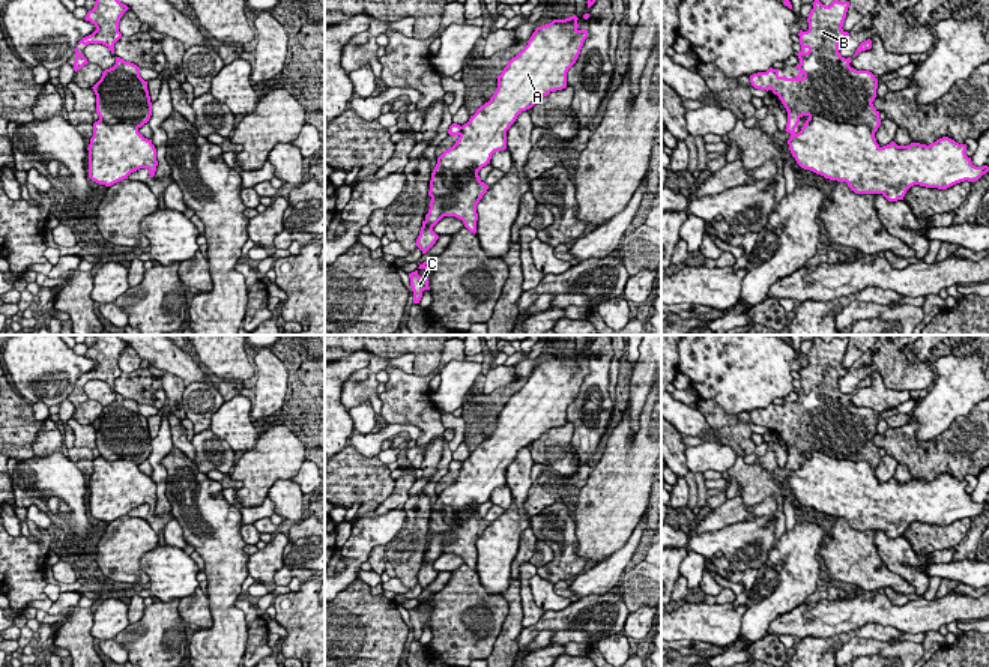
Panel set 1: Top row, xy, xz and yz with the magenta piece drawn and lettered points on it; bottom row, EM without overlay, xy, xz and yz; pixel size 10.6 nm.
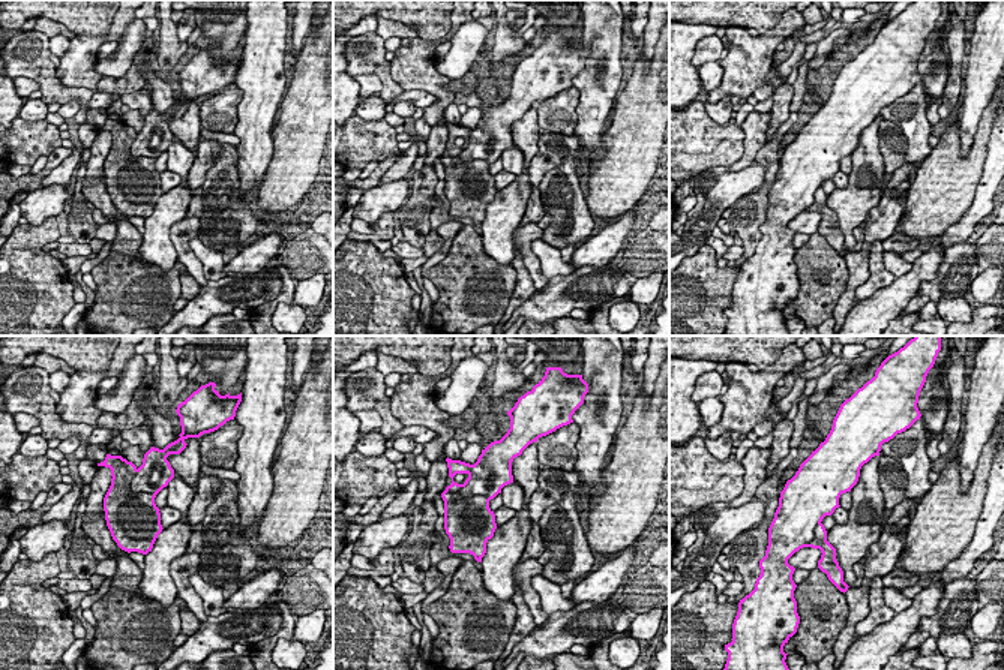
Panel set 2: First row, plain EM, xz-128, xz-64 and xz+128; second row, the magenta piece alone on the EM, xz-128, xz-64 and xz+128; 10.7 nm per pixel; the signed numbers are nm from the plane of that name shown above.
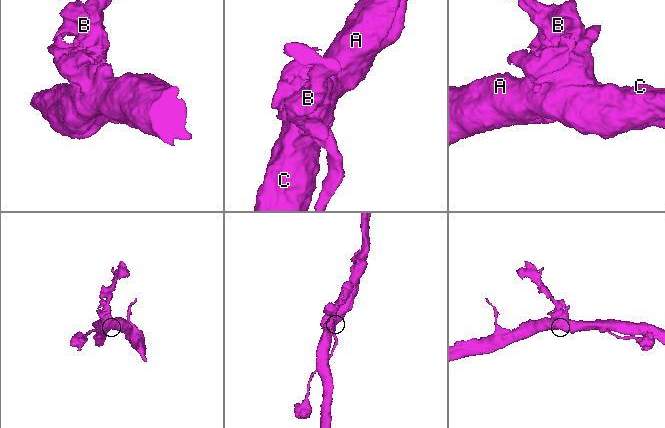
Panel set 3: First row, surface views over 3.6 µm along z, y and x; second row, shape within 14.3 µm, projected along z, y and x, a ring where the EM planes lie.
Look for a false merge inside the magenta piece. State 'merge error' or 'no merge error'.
merge error

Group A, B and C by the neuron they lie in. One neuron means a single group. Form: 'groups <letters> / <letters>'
groups A C / B

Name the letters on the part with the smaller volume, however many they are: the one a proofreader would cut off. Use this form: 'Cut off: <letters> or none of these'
Cut off: B

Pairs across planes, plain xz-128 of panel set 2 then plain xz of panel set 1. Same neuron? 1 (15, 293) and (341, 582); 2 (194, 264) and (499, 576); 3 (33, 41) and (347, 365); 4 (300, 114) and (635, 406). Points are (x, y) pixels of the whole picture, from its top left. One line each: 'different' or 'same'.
1: different
2: different
3: different
4: different

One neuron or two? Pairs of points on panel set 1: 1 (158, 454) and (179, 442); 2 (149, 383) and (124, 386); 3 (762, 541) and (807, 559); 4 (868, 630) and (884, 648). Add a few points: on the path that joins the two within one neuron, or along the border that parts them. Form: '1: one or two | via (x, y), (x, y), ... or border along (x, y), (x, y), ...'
1: two | border along (170, 412), (169, 422), (173, 446)
2: one | via (143, 385), (130, 385)
3: two | border along (777, 541), (767, 561), (758, 570)
4: two | border along (854, 634), (863, 639), (889, 642)

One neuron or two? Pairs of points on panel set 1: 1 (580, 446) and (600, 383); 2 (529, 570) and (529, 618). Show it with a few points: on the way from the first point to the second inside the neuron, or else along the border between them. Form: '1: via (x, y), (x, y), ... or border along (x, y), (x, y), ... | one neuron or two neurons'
1: via (580, 428), (577, 410), (583, 394) | one neuron
2: via (525, 582), (528, 606) | one neuron

